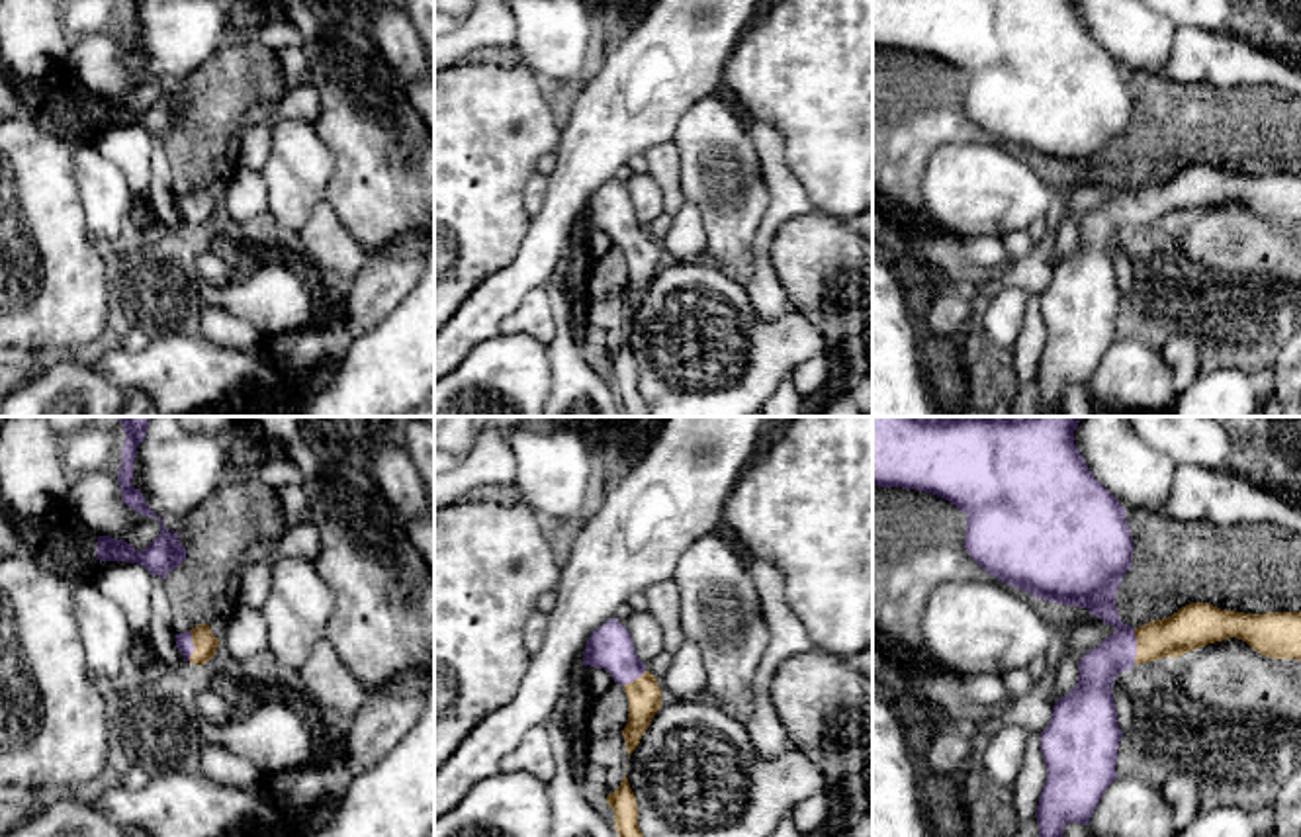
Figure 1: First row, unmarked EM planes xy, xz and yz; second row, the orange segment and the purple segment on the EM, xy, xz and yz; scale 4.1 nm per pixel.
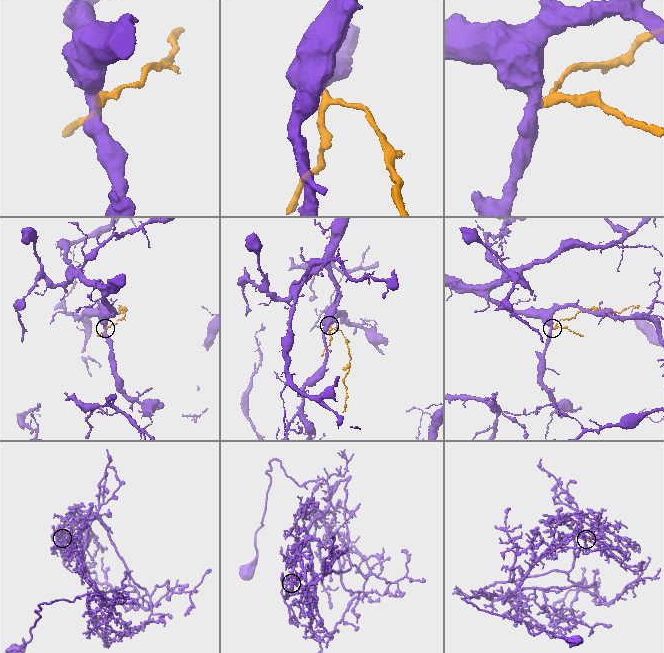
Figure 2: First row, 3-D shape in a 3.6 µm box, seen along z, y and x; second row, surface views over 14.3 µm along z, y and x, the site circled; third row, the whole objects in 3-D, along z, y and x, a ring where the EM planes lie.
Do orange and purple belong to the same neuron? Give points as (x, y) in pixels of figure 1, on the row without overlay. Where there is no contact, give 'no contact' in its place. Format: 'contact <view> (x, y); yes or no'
contact yz (1137, 208); yes

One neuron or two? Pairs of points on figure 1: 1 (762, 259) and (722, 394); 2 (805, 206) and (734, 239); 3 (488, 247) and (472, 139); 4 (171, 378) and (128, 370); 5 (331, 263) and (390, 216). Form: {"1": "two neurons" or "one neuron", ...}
{"1": "two neurons", "2": "two neurons", "3": "one neuron", "4": "one neuron", "5": "two neurons"}

